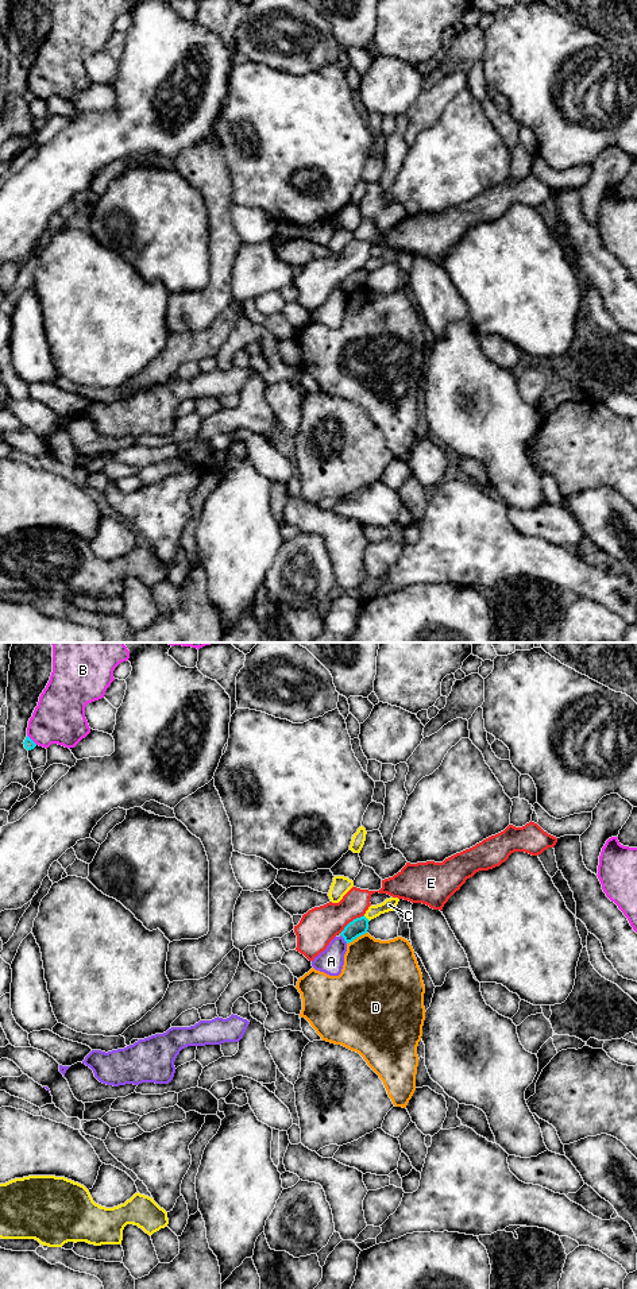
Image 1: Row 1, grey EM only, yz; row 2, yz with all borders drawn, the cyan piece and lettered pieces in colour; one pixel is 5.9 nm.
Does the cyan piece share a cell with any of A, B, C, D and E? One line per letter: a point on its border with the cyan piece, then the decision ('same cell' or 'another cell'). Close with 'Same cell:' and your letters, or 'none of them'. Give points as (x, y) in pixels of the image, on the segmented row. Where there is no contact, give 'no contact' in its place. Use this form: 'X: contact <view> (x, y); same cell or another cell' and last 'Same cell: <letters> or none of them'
A: contact yz (343, 937); another cell
B: contact yz (31, 740); another cell
C: contact yz (366, 918); another cell
D: contact yz (356, 937); another cell
E: contact yz (352, 921); another cell
Same cell: none of them

